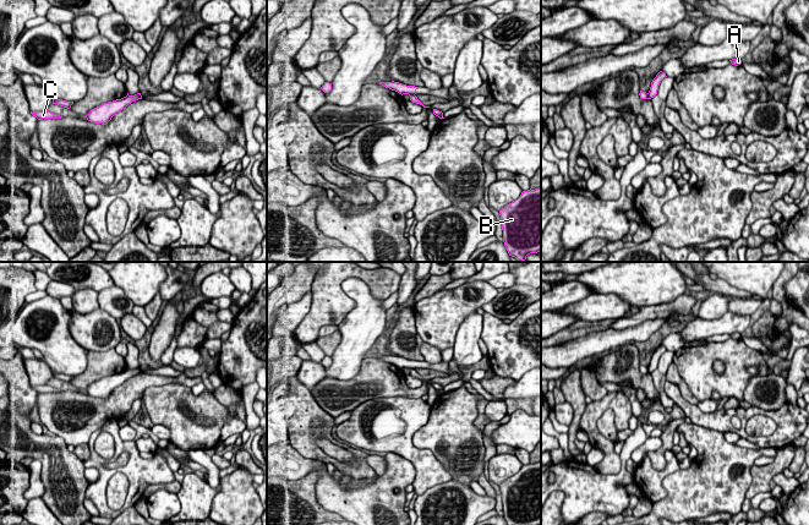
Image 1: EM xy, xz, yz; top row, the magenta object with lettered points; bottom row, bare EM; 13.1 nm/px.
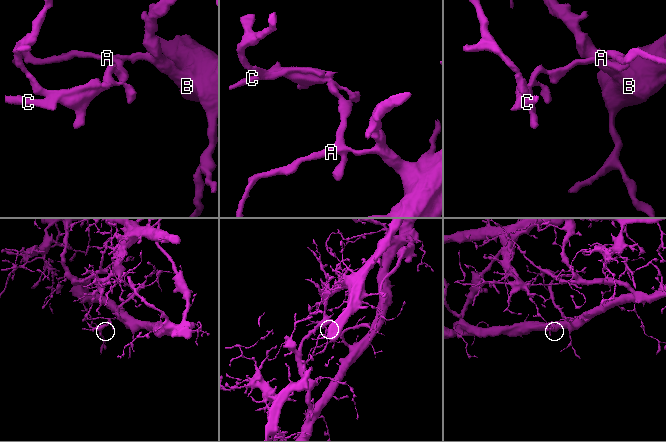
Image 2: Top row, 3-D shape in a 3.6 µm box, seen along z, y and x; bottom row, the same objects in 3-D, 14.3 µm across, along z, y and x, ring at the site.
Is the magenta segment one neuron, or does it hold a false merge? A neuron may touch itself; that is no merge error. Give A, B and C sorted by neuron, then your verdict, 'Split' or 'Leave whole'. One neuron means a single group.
Groups: A B / C. Split

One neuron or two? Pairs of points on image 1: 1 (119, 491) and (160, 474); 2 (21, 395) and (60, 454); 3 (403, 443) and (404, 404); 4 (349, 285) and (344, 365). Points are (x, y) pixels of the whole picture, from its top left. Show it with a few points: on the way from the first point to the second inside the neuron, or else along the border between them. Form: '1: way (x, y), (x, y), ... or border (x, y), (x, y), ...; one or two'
1: border (120, 471), (107, 487), (107, 504), (113, 510); two
2: way (22, 413), (22, 428), (43, 448); one
3: way (408, 433), (410, 430), (410, 414); one
4: way (361, 305), (361, 327), (354, 345); one

